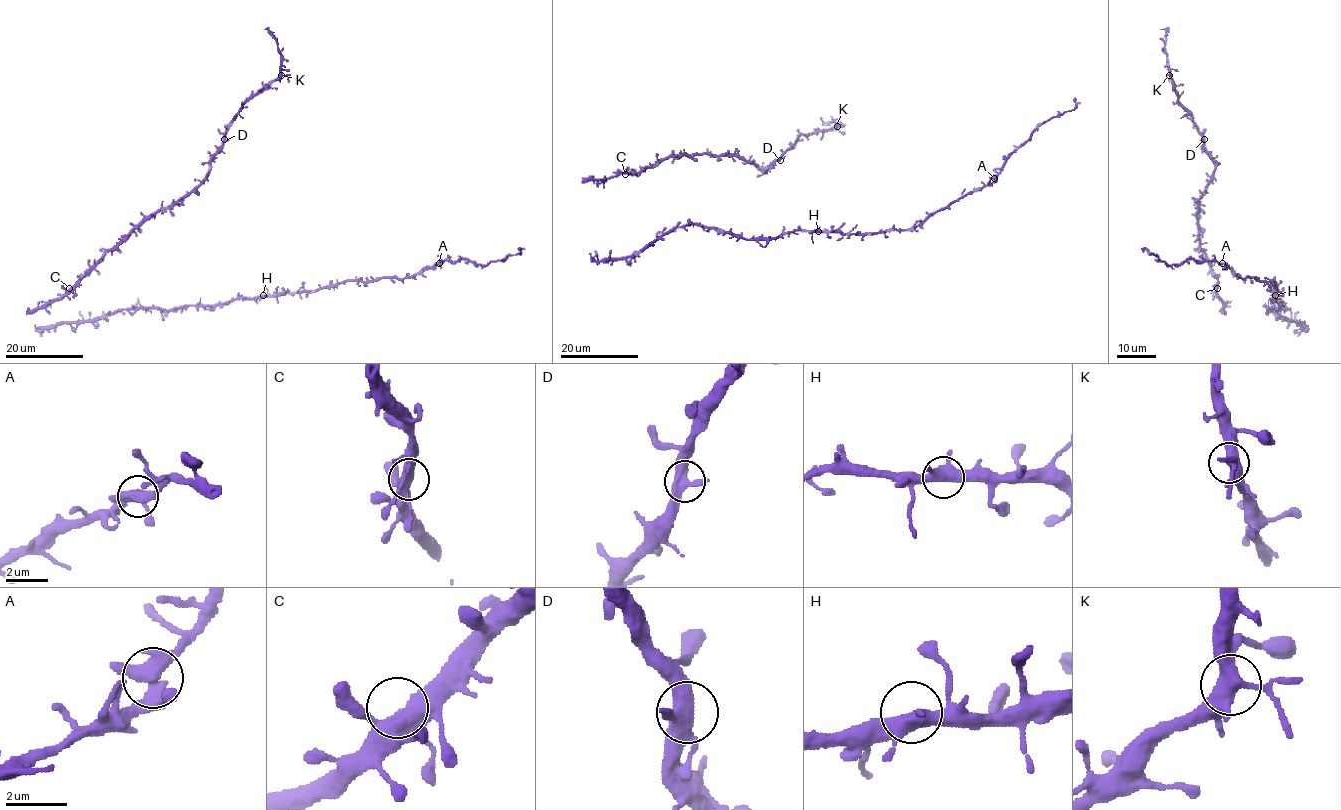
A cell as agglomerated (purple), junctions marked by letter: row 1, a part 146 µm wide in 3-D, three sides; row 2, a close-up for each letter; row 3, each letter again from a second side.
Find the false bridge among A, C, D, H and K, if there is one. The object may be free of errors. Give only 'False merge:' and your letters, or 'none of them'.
False merge: none of them

